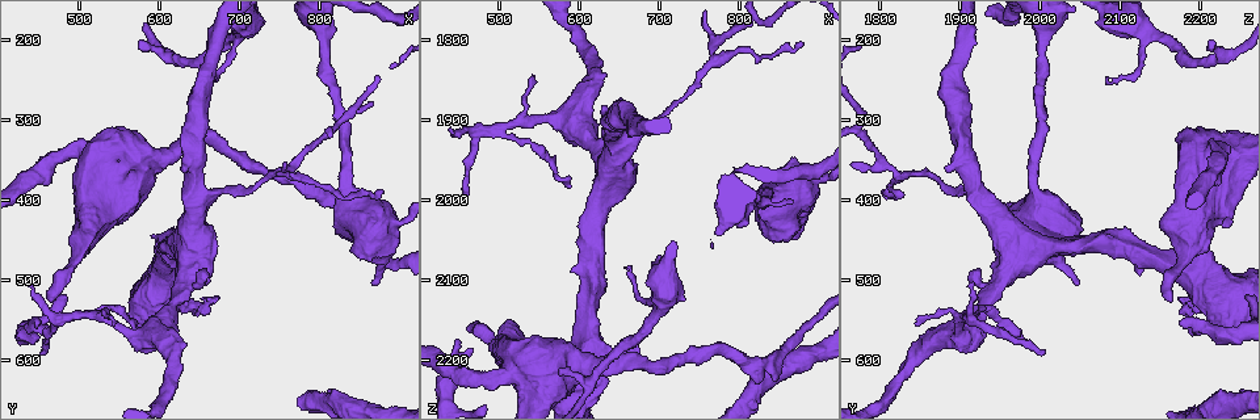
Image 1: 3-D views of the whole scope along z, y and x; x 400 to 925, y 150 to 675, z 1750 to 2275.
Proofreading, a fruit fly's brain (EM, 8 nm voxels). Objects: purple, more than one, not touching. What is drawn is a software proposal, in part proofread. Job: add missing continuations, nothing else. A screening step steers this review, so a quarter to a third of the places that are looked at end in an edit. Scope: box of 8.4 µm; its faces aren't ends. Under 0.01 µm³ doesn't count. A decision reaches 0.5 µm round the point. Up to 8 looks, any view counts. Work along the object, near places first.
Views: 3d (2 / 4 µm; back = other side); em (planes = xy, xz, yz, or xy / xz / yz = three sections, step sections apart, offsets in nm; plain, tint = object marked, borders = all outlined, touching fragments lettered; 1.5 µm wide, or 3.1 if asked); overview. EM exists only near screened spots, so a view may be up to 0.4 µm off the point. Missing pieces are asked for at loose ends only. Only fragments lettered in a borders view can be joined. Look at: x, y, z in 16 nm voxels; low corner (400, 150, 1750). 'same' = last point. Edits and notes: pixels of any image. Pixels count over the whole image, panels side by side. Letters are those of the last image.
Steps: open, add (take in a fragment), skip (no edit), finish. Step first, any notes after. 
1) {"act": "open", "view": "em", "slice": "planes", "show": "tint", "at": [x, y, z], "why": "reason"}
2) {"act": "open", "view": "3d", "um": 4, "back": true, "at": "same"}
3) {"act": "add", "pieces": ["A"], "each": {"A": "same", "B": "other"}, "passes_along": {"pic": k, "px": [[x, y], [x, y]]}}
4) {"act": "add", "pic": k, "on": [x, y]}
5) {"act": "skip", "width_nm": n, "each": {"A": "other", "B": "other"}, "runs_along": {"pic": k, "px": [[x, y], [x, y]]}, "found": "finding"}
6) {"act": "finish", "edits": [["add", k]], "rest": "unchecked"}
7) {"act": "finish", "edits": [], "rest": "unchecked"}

{"act": "open", "view": "em", "slice": "planes", "show": "plain", "at": [655, 245, 2085], "why": "branch stops here"}

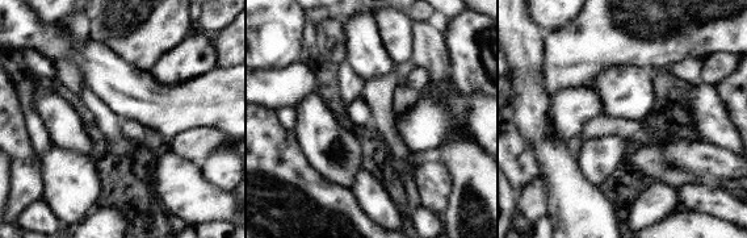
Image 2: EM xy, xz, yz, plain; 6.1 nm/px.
{"act": "open", "view": "em", "slice": "planes", "show": "tint", "at": "same"}

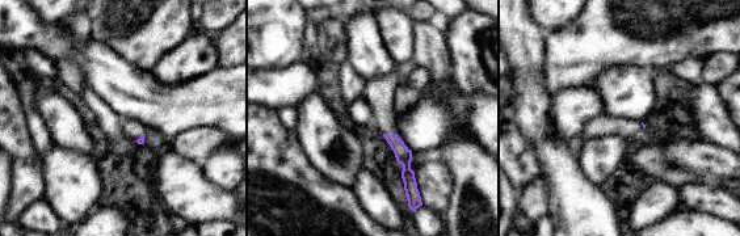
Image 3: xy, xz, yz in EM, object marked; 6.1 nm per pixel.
{"act": "open", "view": "em", "slice": "planes", "show": "borders", "at": "same"}

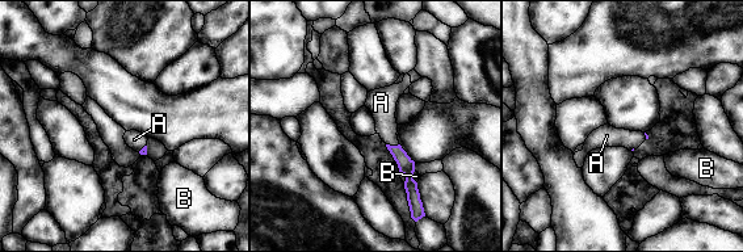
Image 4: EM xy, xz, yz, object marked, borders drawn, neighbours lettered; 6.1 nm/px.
{"act": "add", "pieces": ["A"], "each": {"A": "same", "B": "other"}, "passes_along": {"pic": 4, "px": [[406, 166], [393, 146], [382, 106]]}, "found": "it goes on there"}

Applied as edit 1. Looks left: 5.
{"act": "open", "view": "overview", "why": "redraw"}

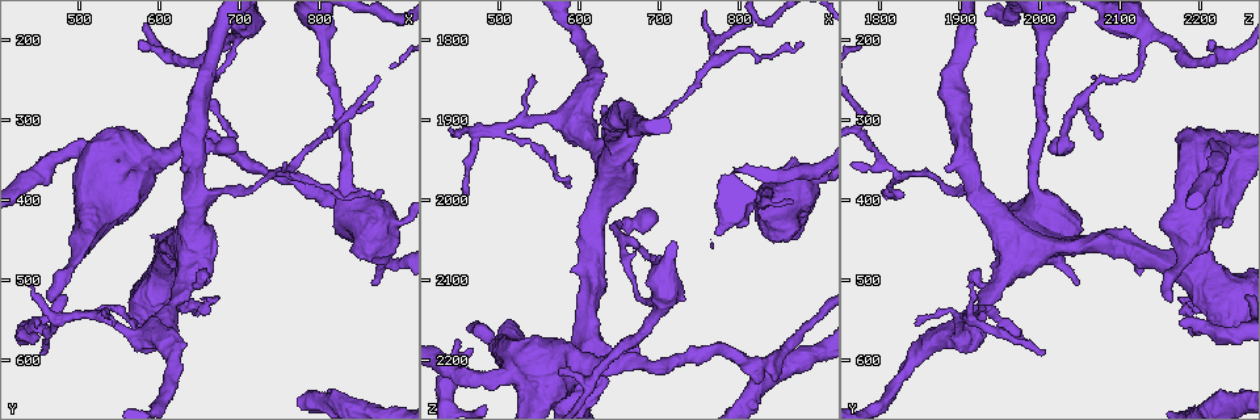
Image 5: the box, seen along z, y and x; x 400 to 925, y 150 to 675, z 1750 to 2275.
{"act": "open", "view": "em", "slice": "xy", "step": 8, "show": "borders", "at": [670, 520, 2180], "why": "free end"}

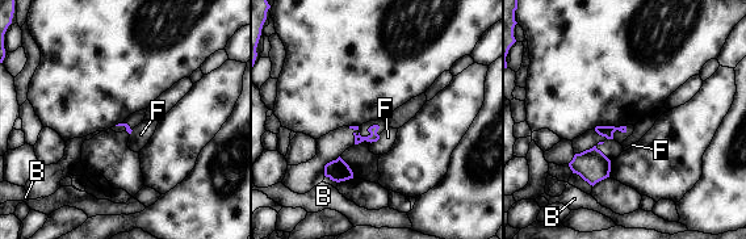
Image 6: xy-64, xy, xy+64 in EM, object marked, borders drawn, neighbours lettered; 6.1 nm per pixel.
{"act": "open", "view": "em", "slice": "planes", "show": "borders", "at": "same"}

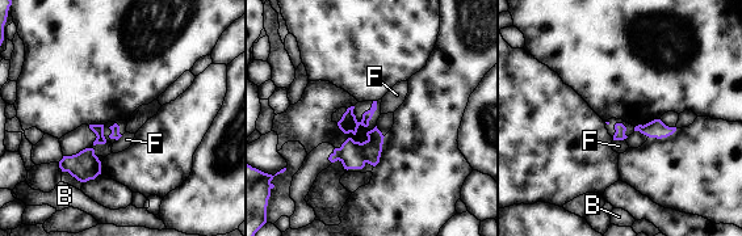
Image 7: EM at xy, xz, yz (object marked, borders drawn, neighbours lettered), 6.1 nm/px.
{"act": "skip", "each": {"B": "other", "F": "other"}, "found": "no lettered fragment goes on from it"}

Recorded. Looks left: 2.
{"act": "finish", "edits": [["add", 4]], "rest": "unchecked"}

